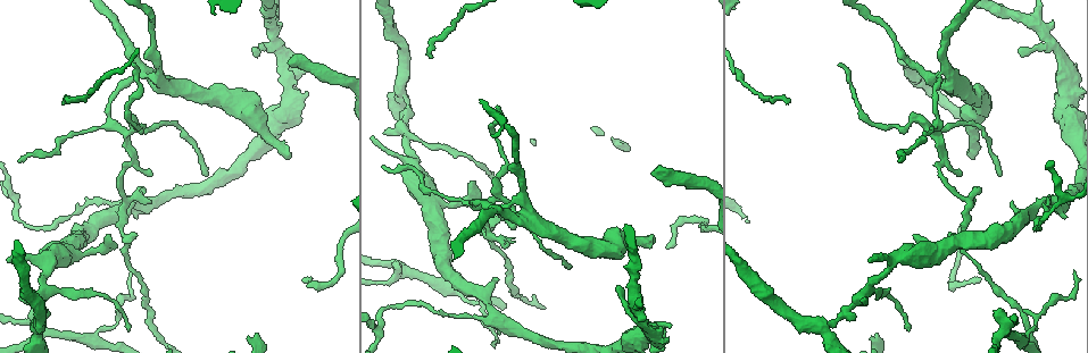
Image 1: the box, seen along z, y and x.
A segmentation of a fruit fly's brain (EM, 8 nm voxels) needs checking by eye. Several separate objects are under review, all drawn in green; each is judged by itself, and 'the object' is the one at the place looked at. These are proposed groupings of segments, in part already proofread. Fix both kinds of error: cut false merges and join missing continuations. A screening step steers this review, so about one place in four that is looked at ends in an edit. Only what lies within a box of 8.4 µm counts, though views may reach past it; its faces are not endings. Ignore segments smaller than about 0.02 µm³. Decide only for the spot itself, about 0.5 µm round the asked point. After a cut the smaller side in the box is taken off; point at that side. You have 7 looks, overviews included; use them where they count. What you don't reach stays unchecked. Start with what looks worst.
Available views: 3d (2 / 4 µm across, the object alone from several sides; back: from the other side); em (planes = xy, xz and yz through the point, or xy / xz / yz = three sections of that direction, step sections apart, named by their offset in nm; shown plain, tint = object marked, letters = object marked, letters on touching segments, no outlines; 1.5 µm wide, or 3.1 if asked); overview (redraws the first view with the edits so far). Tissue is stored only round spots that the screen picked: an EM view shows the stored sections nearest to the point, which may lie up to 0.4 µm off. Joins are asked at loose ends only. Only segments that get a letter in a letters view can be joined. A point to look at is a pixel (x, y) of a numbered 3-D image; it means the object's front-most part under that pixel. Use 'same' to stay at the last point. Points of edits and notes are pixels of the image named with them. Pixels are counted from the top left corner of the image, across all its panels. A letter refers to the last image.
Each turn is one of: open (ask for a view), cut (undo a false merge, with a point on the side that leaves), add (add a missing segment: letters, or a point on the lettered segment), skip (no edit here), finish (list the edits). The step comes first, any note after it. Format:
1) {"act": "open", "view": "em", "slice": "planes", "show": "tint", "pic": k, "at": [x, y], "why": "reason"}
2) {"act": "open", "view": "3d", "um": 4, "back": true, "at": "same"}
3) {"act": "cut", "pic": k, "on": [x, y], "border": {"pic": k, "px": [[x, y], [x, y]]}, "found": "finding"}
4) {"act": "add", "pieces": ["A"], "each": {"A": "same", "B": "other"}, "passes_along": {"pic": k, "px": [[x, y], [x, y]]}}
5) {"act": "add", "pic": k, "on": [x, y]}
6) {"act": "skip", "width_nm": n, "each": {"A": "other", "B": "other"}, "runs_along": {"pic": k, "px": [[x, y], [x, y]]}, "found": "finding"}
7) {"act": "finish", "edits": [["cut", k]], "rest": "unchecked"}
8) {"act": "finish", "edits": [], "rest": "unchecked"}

{"act": "open", "view": "3d", "um": 2, "pic": 1, "at": [905, 64], "why": "branch stops here"}

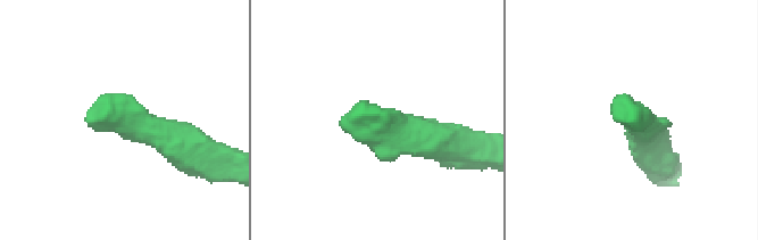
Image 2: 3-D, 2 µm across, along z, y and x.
{"act": "open", "view": "em", "slice": "planes", "show": "tint", "pic": 2, "at": [341, 128], "why": "shape alone is not enough"}

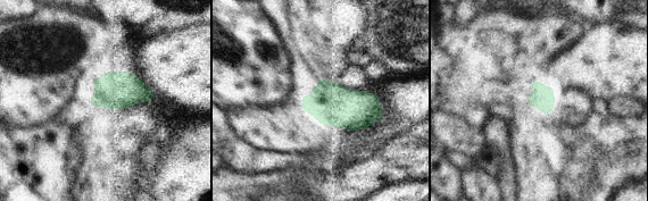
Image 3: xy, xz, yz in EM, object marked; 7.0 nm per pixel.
{"act": "open", "view": "em", "slice": "planes", "show": "letters", "at": "same"}

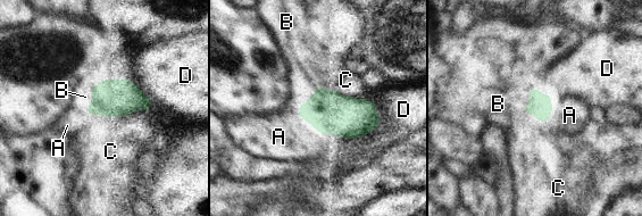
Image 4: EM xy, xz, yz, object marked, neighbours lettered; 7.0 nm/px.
{"act": "add", "pieces": ["B"], "each": {"A": "other", "B": "same", "C": "other", "D": "other"}, "passes_along": {"pic": 4, "px": [[111, 98], [91, 101], [85, 97]]}, "found": "the neuron continues"}

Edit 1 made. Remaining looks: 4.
{"act": "open", "view": "overview", "why": "redraw"}

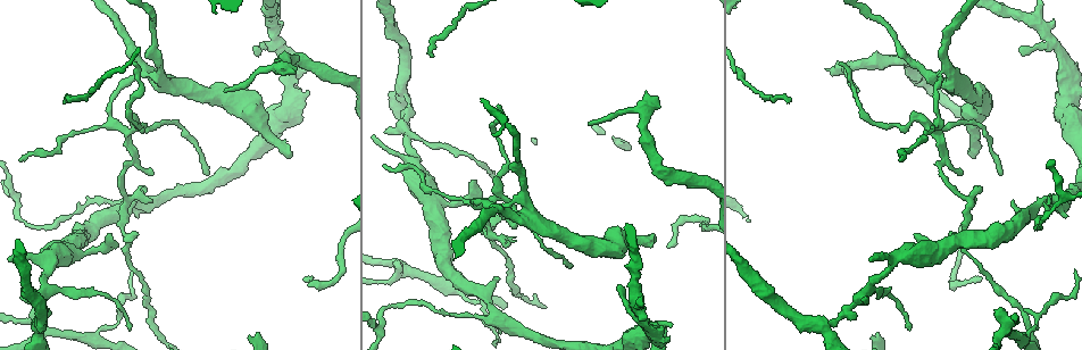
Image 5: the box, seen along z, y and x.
{"act": "open", "view": "3d", "um": 2, "pic": 5, "at": [936, 129], "why": "four arms meet"}

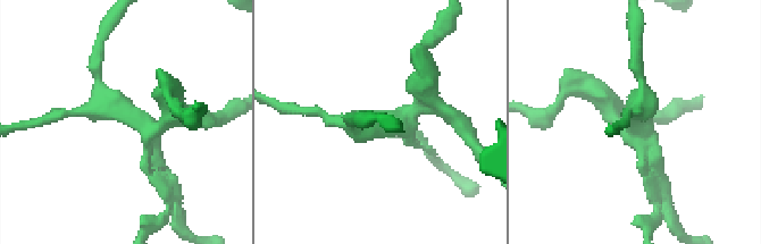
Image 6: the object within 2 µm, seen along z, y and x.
{"act": "open", "view": "em", "slice": "yz", "step": 8, "show": "tint", "pic": 6, "at": [641, 127], "why": "need the tissue"}

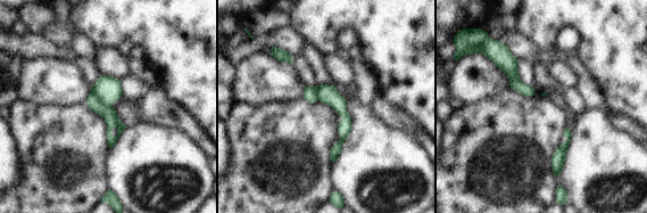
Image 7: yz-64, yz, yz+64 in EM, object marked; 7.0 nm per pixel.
{"act": "open", "view": "em", "slice": "planes", "show": "letters", "at": "same", "why": "another direction"}

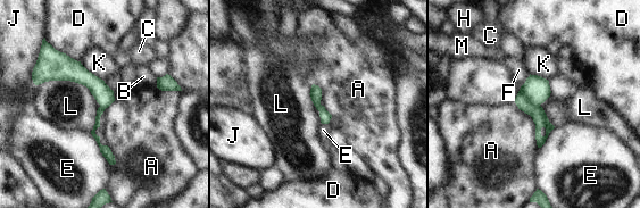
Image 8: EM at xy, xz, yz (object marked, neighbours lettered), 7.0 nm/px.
{"act": "cut", "pic": 8, "on": [534, 110], "longest_contact_nm": ["L", 500], "each": {"A": "other", "B": "other", "C": "other", "D": "other", "E": "other", "F": "other", "H": "other", "J": "other", "K": "other", "L": "other", "M": "other"}, "part_leaving": {"pic": 8, "px": [[521, 94], [540, 118], [540, 142]]}, "found": "a second neuron is stuck on"}

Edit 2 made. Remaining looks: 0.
{"act": "finish", "edits": [["add", 4], ["cut", 8]], "rest": "unchecked"}

